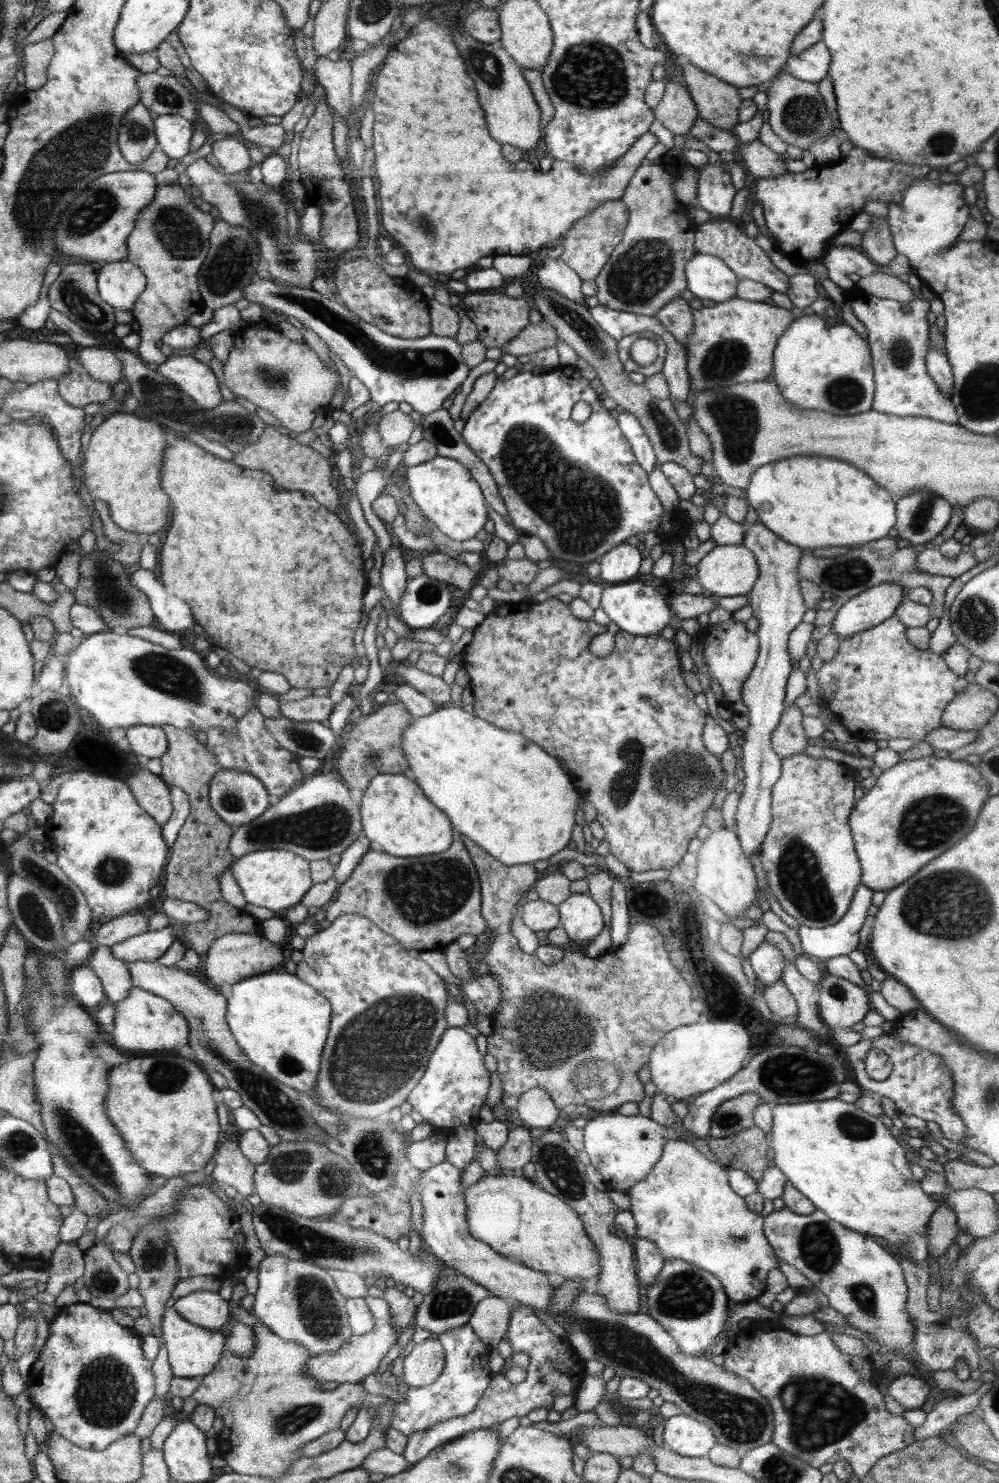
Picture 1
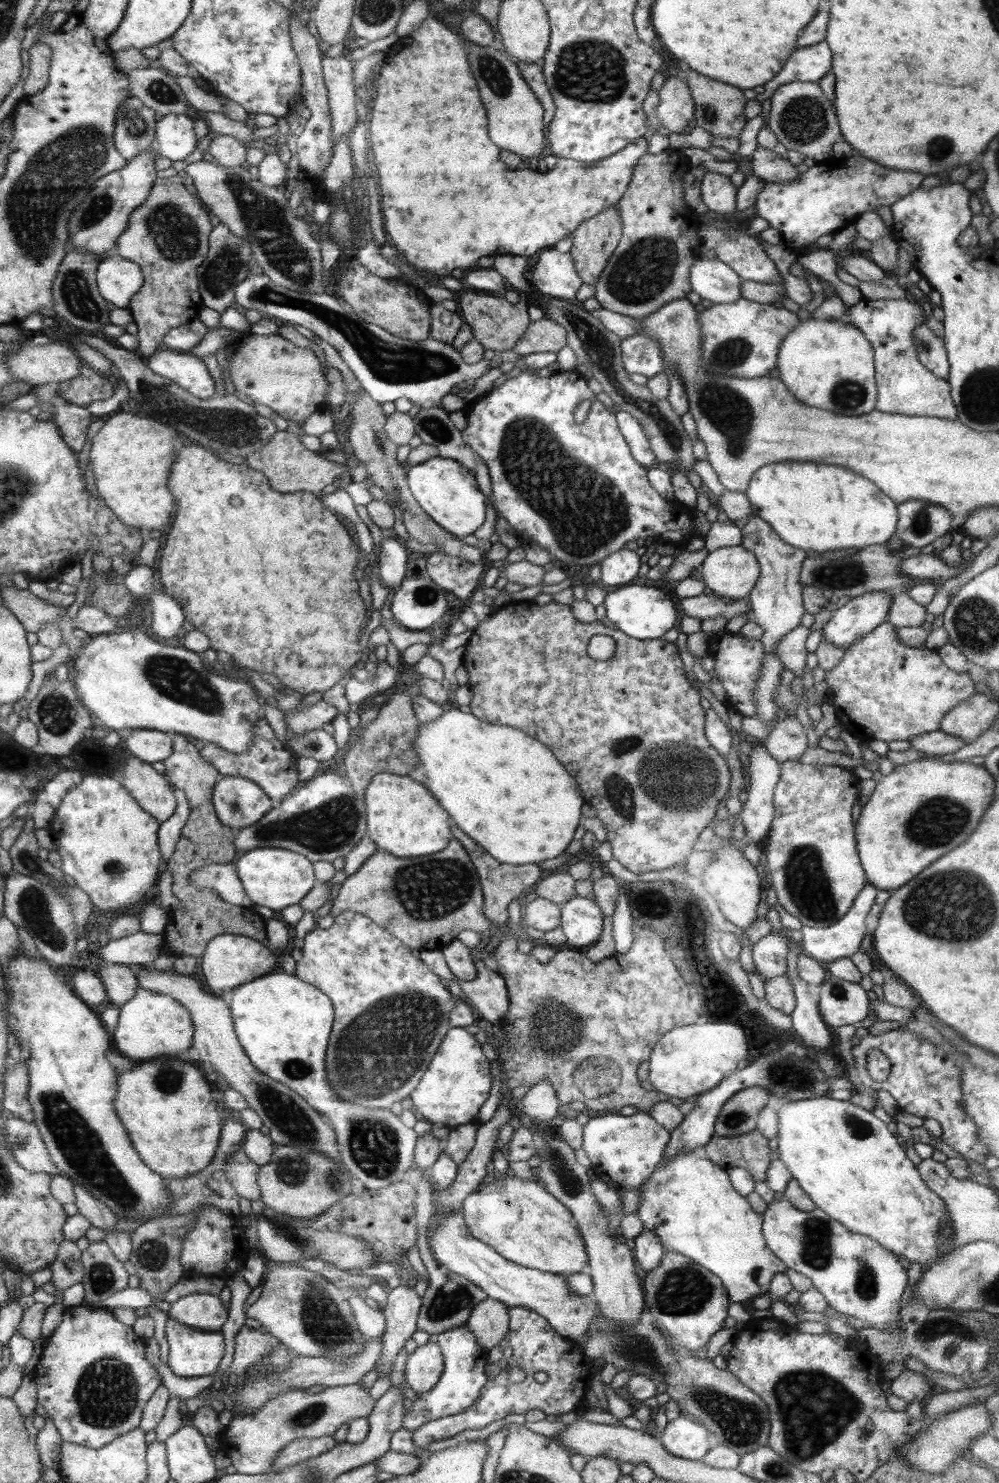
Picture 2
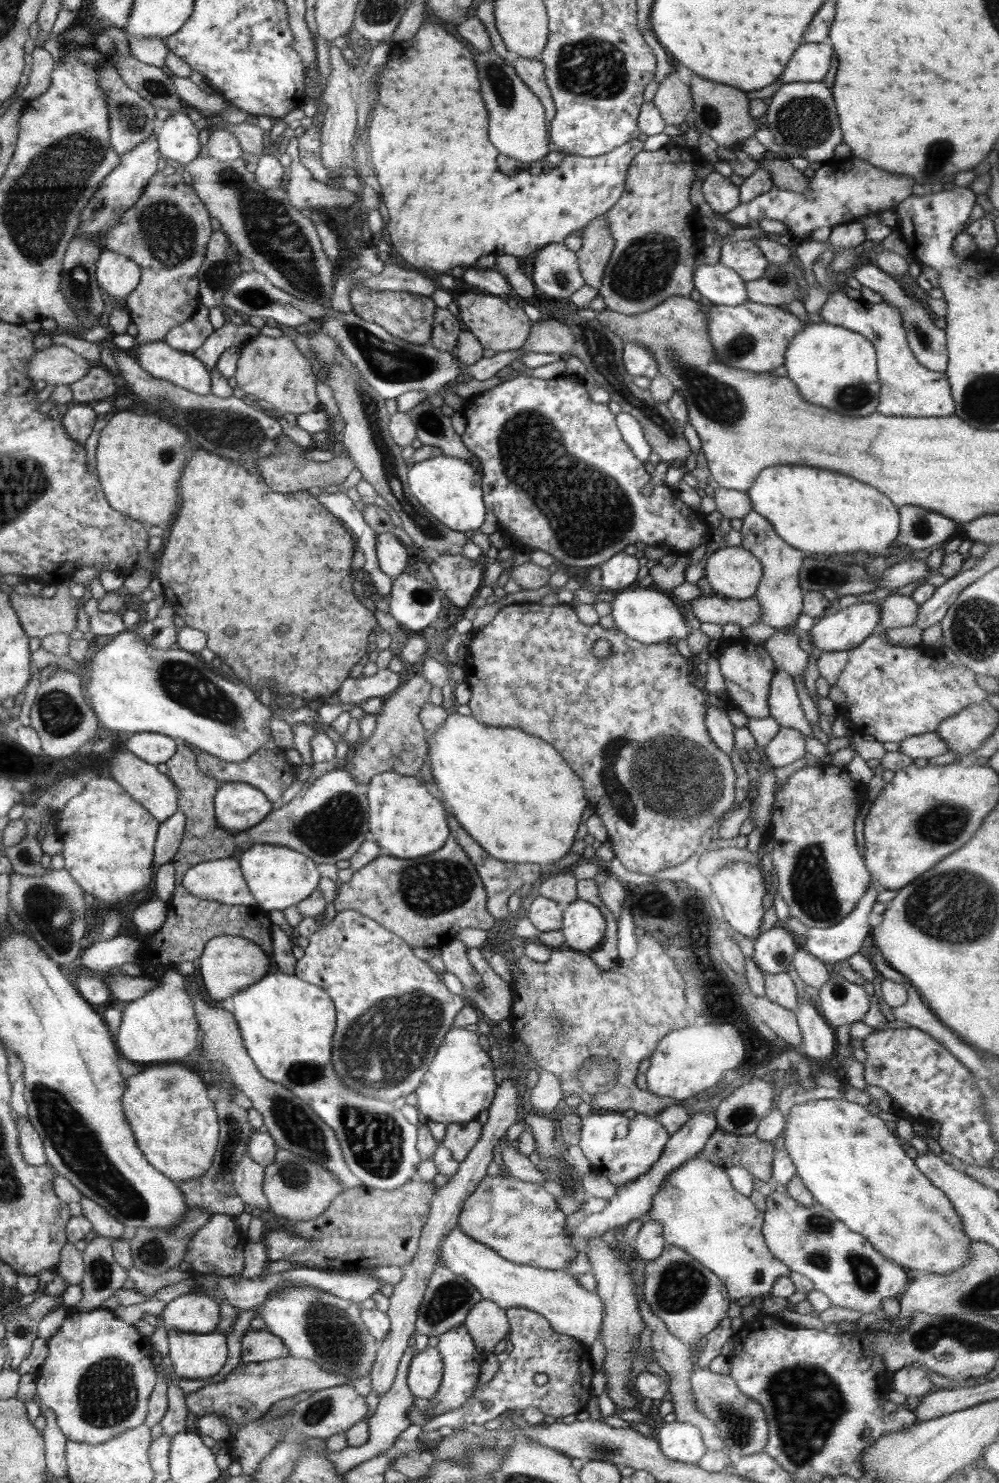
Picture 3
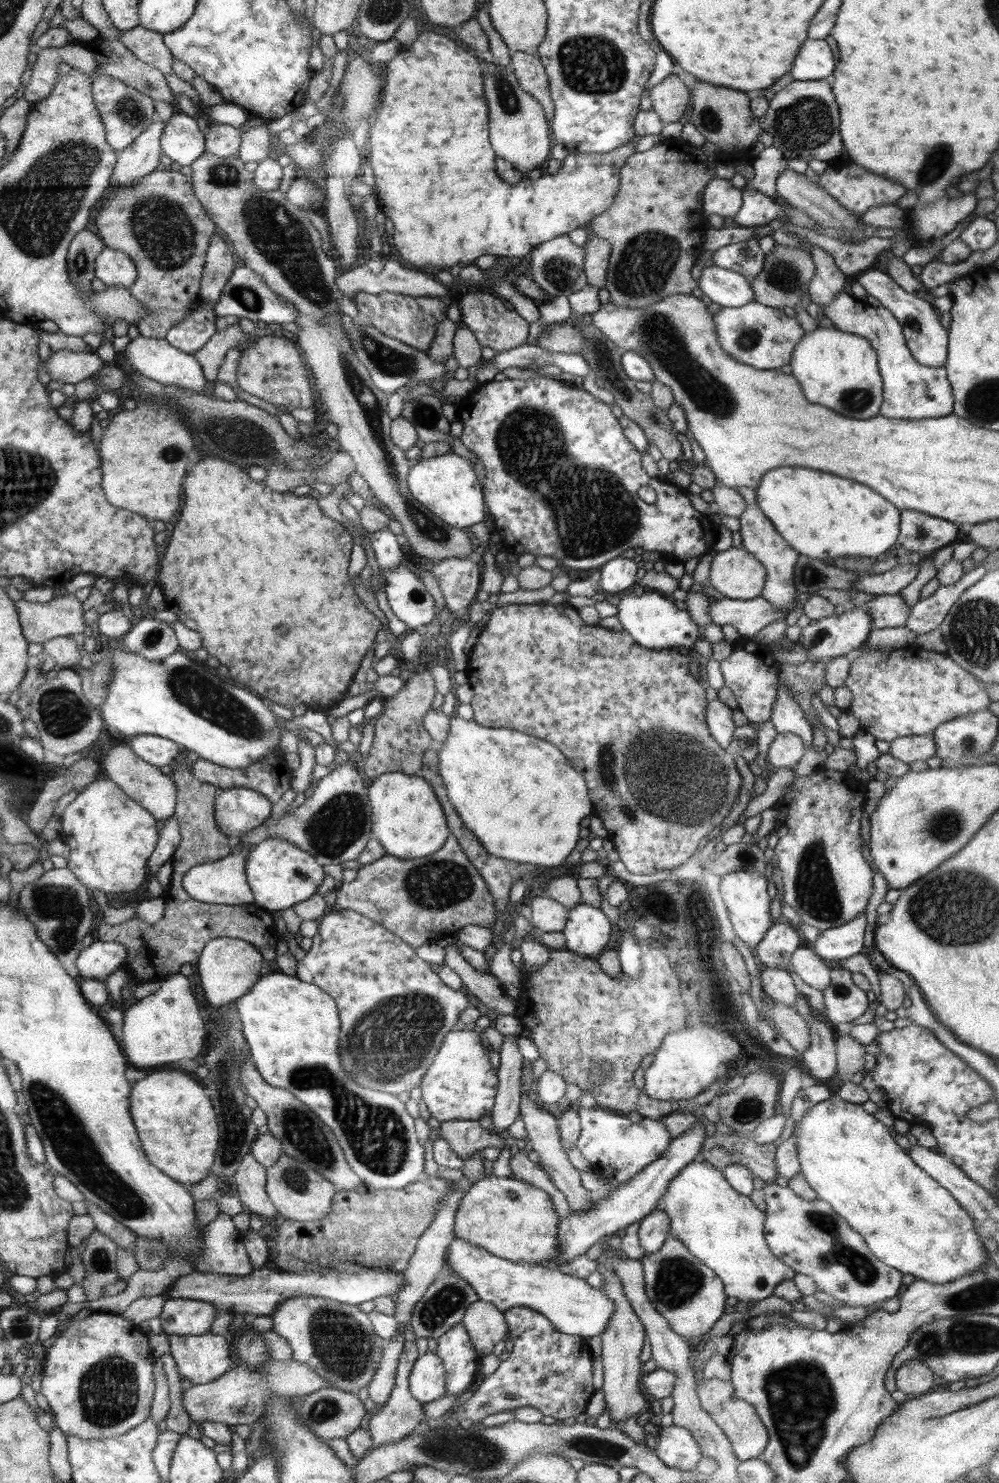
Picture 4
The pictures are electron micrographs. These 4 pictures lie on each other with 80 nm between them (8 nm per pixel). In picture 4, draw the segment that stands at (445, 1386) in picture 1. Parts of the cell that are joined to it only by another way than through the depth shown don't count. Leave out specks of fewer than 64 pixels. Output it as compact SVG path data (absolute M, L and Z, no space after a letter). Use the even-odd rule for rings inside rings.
M460 1322L437 1338L436 1354L445 1368L447 1387L444 1396L456 1396L456 1402L474 1383L481 1356L476 1354L467 1330Z

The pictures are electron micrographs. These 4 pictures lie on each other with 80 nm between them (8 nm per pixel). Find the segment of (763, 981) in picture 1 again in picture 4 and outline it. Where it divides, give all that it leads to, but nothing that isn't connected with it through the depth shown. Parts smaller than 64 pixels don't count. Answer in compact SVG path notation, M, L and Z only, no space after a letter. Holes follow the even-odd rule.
M773 924L756 947L756 958L763 967L788 970L793 953L803 946L798 930L788 924Z

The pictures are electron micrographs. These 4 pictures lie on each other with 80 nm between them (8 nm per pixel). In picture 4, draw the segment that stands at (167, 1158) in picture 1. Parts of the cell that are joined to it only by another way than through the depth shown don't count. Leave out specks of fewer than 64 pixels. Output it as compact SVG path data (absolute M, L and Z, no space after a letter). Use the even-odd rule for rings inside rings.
M176 1070L152 1072L132 1084L129 1109L142 1148L156 1168L187 1187L208 1176L219 1143L219 1124L212 1102L194 1078Z

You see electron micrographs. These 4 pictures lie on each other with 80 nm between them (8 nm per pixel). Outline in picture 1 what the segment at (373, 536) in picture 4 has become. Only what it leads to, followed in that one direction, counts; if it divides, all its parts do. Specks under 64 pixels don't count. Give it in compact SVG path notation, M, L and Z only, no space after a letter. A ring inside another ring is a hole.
M390 545L387 552L383 554L381 573L380 584L388 596L386 600L389 606L397 608L409 579L405 572L403 553L396 545Z

